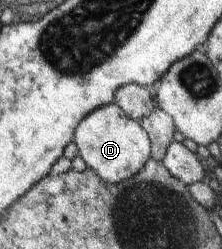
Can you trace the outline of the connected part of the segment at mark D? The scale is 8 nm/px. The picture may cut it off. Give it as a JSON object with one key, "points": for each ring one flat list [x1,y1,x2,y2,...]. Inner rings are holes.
{"points":[[113,103,88,113,75,128,72,142,77,145,78,155,85,161,87,168,93,169,107,183,117,184,137,175,151,158,151,143,147,132,138,121,127,117,127,114,118,105]]}

